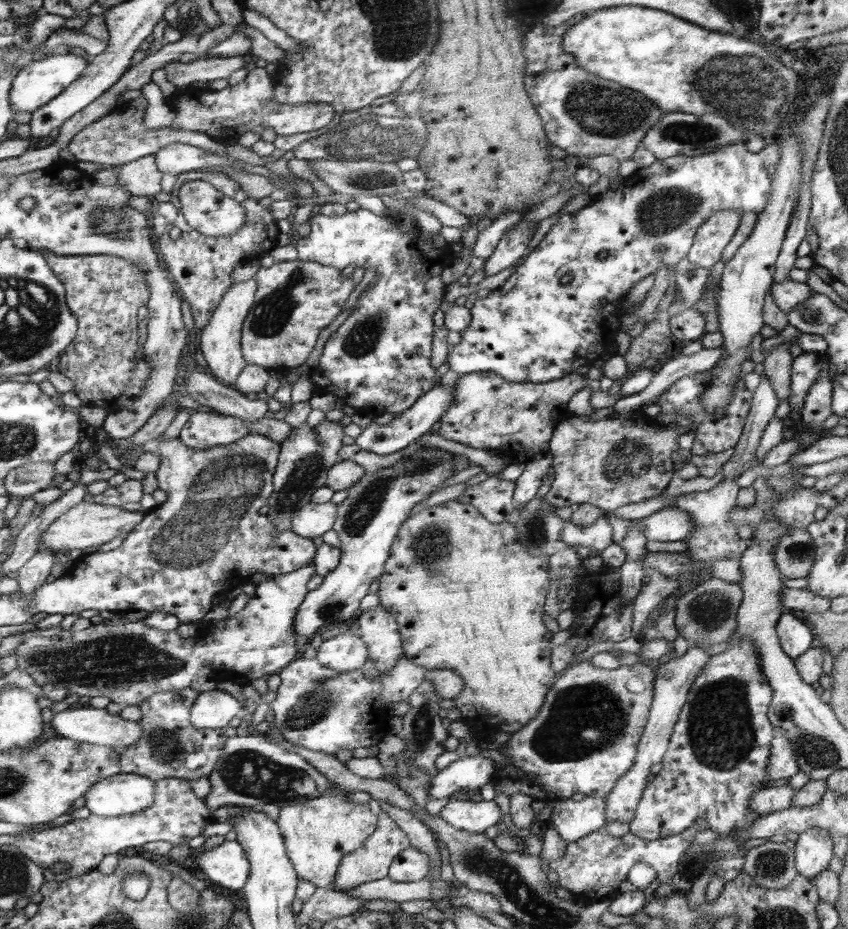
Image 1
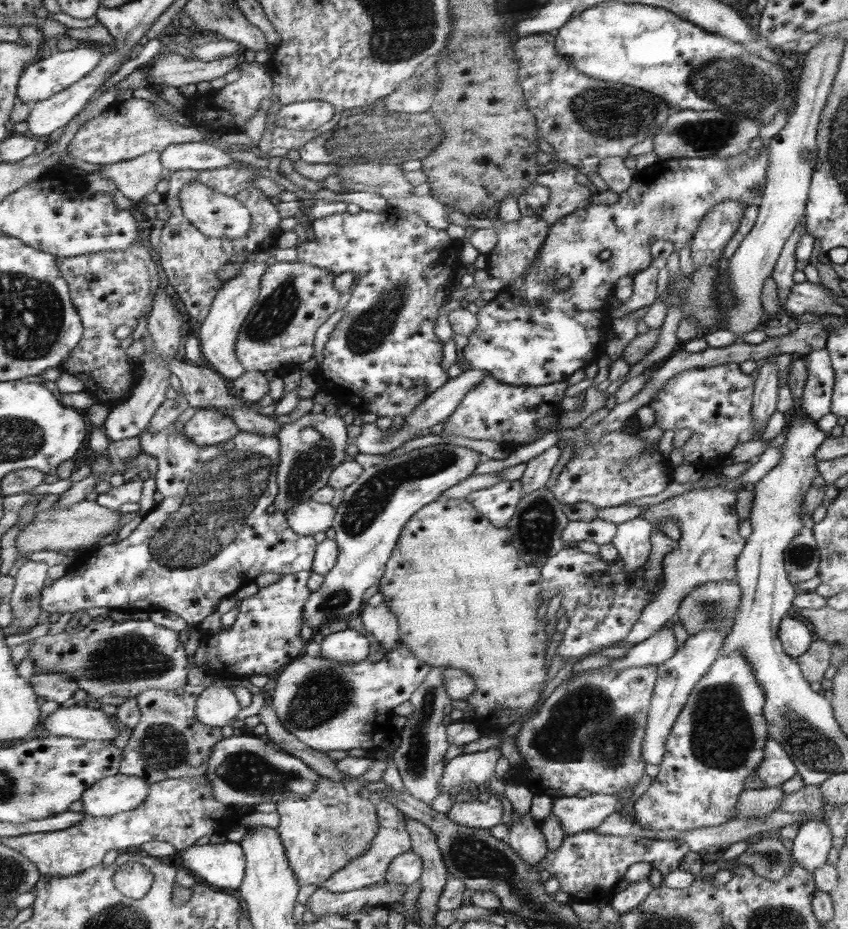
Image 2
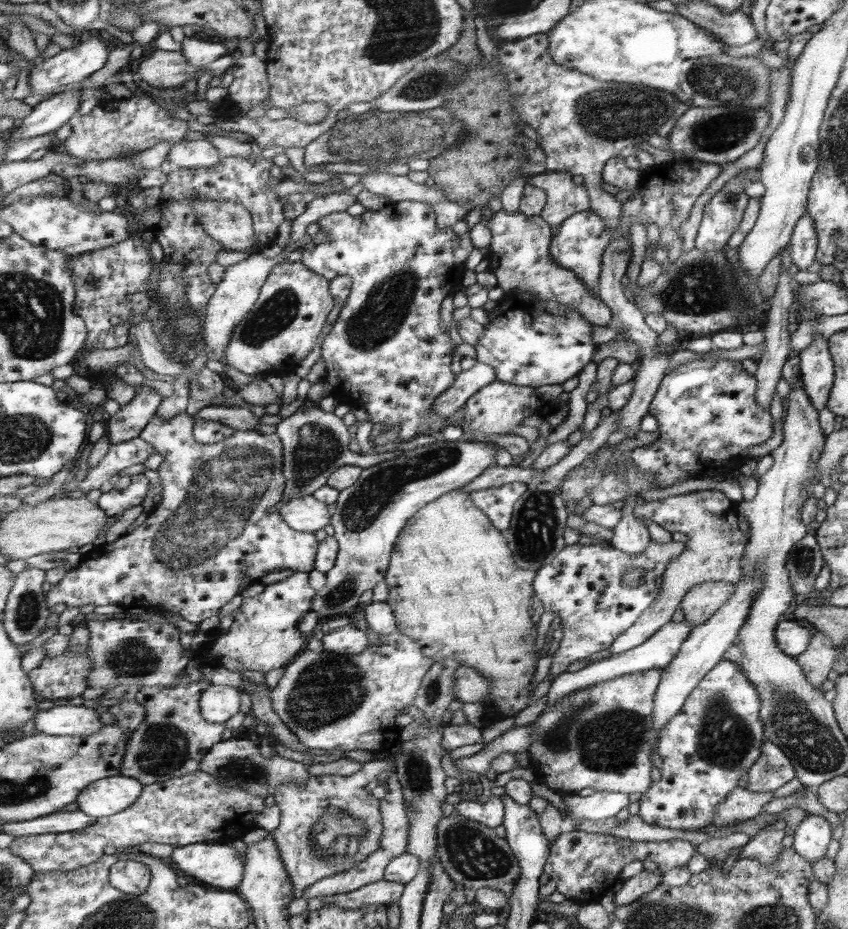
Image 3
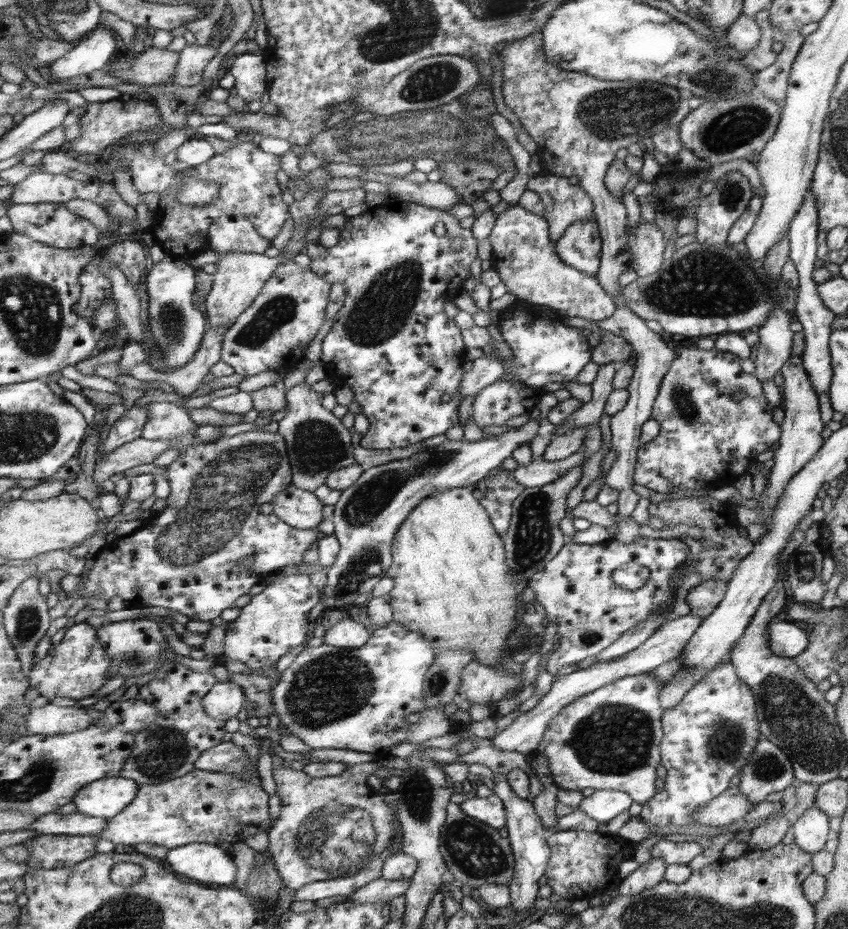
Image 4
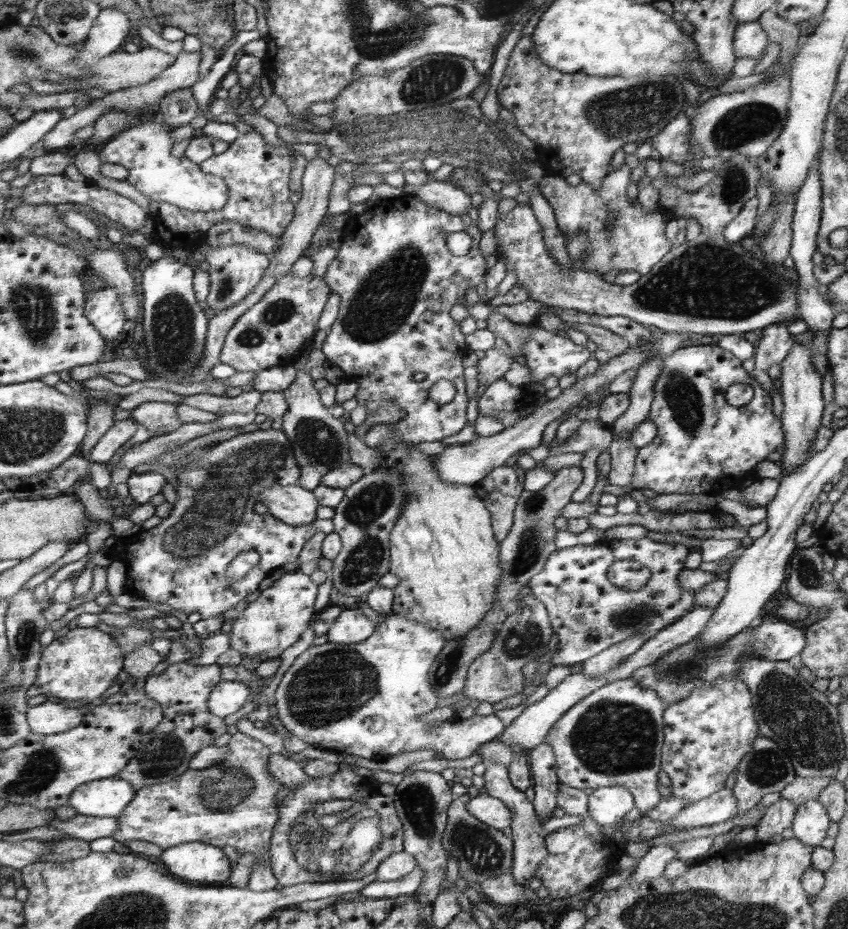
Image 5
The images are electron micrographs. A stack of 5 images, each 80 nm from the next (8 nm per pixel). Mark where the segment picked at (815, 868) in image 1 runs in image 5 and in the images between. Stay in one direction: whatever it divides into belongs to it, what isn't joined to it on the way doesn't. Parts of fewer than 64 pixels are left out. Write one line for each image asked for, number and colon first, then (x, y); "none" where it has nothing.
2: (813, 841)
3: (811, 838)
4: (810, 831)
5: (810, 823)

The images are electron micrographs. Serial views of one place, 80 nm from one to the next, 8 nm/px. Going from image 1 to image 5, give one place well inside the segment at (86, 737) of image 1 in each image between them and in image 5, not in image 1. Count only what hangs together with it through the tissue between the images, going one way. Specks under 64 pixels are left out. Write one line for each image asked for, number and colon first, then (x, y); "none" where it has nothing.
2: (81, 722)
3: (61, 721)
4: (51, 720)
5: (48, 718)

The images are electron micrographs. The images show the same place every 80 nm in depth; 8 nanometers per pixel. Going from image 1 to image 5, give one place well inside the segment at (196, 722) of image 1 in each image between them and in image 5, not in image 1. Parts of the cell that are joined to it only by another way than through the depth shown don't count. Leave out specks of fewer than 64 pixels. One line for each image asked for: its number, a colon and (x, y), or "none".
2: (217, 705)
3: (219, 703)
4: (226, 699)
5: (228, 697)

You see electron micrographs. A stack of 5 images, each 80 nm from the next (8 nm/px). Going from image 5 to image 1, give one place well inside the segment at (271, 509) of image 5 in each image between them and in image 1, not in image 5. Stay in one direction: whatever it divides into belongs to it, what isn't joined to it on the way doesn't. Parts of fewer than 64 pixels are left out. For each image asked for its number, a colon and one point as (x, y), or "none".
1: (313, 519)
2: (308, 517)
3: (304, 513)
4: (301, 509)

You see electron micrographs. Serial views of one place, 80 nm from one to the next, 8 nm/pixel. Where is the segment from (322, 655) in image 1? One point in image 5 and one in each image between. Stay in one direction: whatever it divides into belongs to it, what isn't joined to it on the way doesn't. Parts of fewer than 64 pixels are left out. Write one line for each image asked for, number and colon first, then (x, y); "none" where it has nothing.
2: (349, 646)
3: (349, 640)
4: (347, 634)
5: (352, 627)

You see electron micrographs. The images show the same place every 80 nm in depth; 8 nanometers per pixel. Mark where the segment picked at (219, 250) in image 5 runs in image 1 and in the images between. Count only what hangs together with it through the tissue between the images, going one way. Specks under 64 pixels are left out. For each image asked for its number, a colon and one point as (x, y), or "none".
1: (219, 344)
2: (218, 334)
3: (237, 293)
4: (240, 277)

